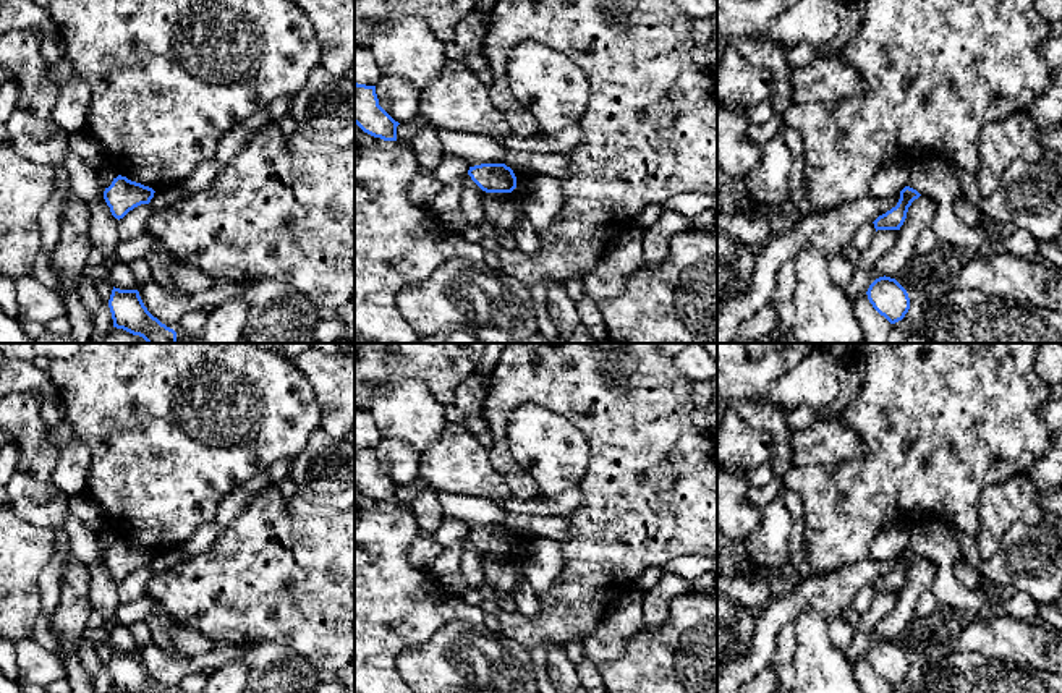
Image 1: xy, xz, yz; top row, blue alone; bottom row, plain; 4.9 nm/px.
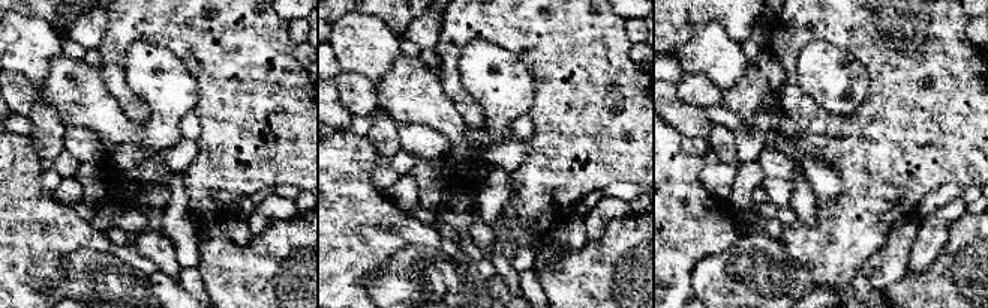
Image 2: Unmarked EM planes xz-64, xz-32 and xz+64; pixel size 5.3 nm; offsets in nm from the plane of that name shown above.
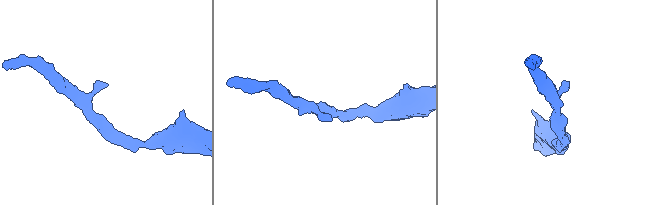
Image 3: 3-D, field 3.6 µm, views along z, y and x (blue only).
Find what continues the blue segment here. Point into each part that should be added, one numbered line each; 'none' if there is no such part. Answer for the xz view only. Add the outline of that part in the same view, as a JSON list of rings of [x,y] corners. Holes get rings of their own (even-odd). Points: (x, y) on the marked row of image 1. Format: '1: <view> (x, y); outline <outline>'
none

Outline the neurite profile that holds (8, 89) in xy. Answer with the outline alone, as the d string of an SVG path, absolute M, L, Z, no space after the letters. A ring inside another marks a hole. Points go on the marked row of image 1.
M0 81L0 123L6 123L15 112L19 99L19 87L16 81Z

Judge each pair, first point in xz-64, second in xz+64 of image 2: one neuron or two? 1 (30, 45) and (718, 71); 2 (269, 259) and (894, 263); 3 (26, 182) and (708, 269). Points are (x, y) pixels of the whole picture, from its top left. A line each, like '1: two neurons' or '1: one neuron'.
1: one neuron
2: two neurons
3: two neurons

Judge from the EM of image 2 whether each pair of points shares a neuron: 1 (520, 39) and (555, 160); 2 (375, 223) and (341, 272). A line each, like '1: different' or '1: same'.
1: same
2: same

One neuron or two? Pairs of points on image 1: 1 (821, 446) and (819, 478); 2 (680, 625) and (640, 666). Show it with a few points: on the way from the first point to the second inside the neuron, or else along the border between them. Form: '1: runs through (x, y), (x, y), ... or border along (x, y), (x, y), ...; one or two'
1: border along (857, 457), (832, 465), (797, 465), (794, 468); two
2: runs through (671, 635), (649, 656); one

